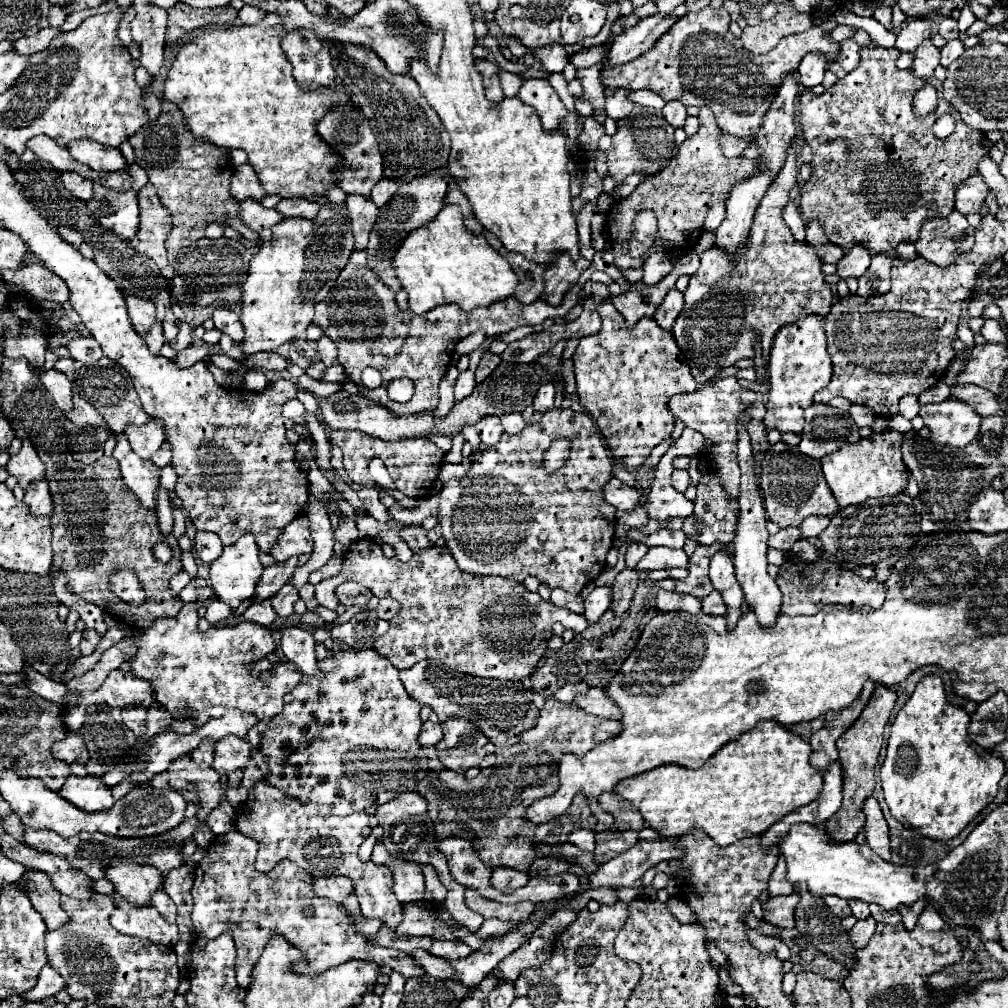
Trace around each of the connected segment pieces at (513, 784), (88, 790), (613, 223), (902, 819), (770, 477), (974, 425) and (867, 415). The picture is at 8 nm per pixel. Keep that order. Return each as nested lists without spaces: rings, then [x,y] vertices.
[[[548,698],[546,706],[540,710],[540,718],[538,718],[536,726],[526,730],[516,746],[512,744],[512,746],[506,746],[506,748],[496,748],[498,762],[494,766],[482,768],[476,778],[466,780],[462,774],[452,772],[452,770],[442,770],[442,772],[434,772],[432,770],[432,772],[428,772],[428,776],[424,780],[420,780],[416,784],[416,790],[428,800],[428,814],[430,814],[432,822],[434,824],[456,824],[456,826],[436,826],[436,838],[440,840],[440,838],[446,838],[446,836],[454,834],[454,836],[472,840],[472,836],[478,836],[480,842],[474,848],[478,848],[478,854],[480,854],[480,858],[482,858],[482,862],[486,866],[492,866],[492,868],[510,866],[510,868],[526,872],[530,862],[536,856],[536,854],[530,854],[532,844],[536,844],[536,842],[544,842],[544,844],[566,842],[574,828],[594,830],[594,826],[596,826],[596,818],[590,812],[590,806],[588,806],[588,800],[586,800],[584,794],[578,794],[574,798],[570,810],[556,822],[532,824],[532,822],[524,820],[524,810],[528,808],[530,802],[542,798],[546,794],[552,794],[556,790],[556,786],[558,786],[556,768],[558,768],[560,754],[572,752],[576,756],[584,756],[598,742],[604,742],[604,740],[608,740],[610,736],[616,736],[616,734],[620,734],[620,724],[616,720],[604,720],[604,718],[598,718],[598,716],[590,716],[584,710],[578,710],[572,704],[564,704],[564,702],[556,700],[556,698]]]
[[[70,774],[68,780],[64,782],[64,788],[60,788],[58,794],[86,812],[108,810],[114,804],[110,790],[102,782],[102,778],[96,778],[96,776],[80,778],[76,774]]]
[[[700,108],[698,114],[700,130],[692,138],[686,138],[678,150],[678,156],[670,162],[668,168],[664,168],[658,174],[646,176],[634,192],[616,202],[612,210],[606,216],[608,234],[614,248],[614,262],[620,270],[640,268],[642,258],[632,258],[628,254],[628,236],[632,228],[632,220],[636,218],[636,212],[640,210],[652,210],[658,218],[658,234],[654,240],[652,250],[654,252],[666,252],[666,254],[680,254],[694,248],[698,236],[704,232],[702,222],[712,204],[724,204],[728,200],[728,192],[732,186],[736,186],[740,180],[748,180],[748,176],[756,176],[760,172],[760,162],[750,160],[744,156],[738,158],[726,158],[720,148],[720,136],[722,130],[718,128],[714,114],[710,108]]]
[[[928,674],[920,680],[920,684],[916,684],[914,694],[902,706],[900,714],[892,724],[886,758],[880,768],[886,804],[900,824],[920,828],[924,836],[930,836],[934,840],[950,840],[966,824],[970,824],[984,806],[994,800],[998,792],[998,782],[1004,776],[1006,766],[1004,760],[996,758],[990,751],[987,752],[988,750],[972,742],[968,734],[969,725],[970,714],[964,708],[948,702],[944,692],[944,680],[940,674]]]
[[[782,440],[770,446],[764,454],[760,490],[764,496],[764,508],[768,518],[780,528],[800,526],[802,520],[808,516],[832,516],[838,510],[838,504],[824,480],[820,462],[804,456],[796,446],[788,446]]]
[[[952,398],[940,404],[926,404],[920,410],[920,416],[930,428],[930,438],[944,446],[966,446],[976,438],[982,420],[972,404]]]
[[[856,404],[851,406],[848,413],[859,428],[870,426],[876,418],[876,415],[871,409]]]

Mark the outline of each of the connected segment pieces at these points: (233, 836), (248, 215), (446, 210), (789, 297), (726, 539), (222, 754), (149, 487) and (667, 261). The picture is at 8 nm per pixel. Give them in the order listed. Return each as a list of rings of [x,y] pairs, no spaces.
[[[236,828],[228,832],[228,838],[226,834],[216,836],[194,870],[192,886],[194,932],[204,938],[216,938],[224,932],[232,932],[238,952],[236,978],[242,988],[250,986],[252,968],[272,932],[286,936],[290,944],[304,950],[306,958],[294,964],[298,974],[314,976],[332,966],[344,964],[346,960],[360,958],[372,960],[380,966],[390,966],[404,978],[424,976],[424,968],[420,968],[412,956],[374,946],[362,934],[356,934],[338,902],[320,898],[312,892],[312,876],[304,872],[304,868],[292,864],[290,860],[282,860],[270,872],[258,872],[254,866],[257,852],[258,843],[240,834]]]
[[[244,200],[244,202],[240,202],[240,218],[262,240],[270,240],[272,226],[278,224],[284,216],[280,216],[280,212],[276,212],[276,208],[264,208],[256,200]]]
[[[444,206],[432,222],[408,234],[394,256],[394,268],[402,288],[408,292],[410,310],[416,314],[444,304],[456,304],[464,308],[464,312],[470,312],[472,308],[512,296],[520,282],[508,260],[504,260],[484,236],[470,234],[464,228],[460,208],[456,206]]]
[[[798,136],[790,140],[786,162],[760,200],[744,256],[732,264],[732,258],[718,248],[700,254],[700,268],[684,290],[686,304],[676,318],[672,334],[698,384],[708,382],[722,368],[734,366],[742,358],[754,358],[758,336],[762,336],[764,364],[768,366],[772,338],[780,326],[792,324],[808,314],[826,316],[830,312],[832,288],[824,280],[822,262],[816,250],[812,244],[798,242],[782,220],[788,192],[798,180],[798,142]]]
[[[708,470],[698,486],[692,516],[684,518],[684,534],[702,546],[712,542],[730,544],[738,512],[730,506],[730,496],[719,482],[714,470]]]
[[[228,736],[216,742],[216,758],[212,768],[220,774],[232,774],[236,770],[244,770],[246,764],[252,760],[252,746],[248,740]]]
[[[116,434],[116,448],[114,448],[114,458],[120,464],[122,470],[122,480],[124,484],[136,494],[138,502],[148,508],[148,510],[156,510],[158,506],[158,486],[160,486],[160,472],[162,468],[148,462],[148,460],[140,460],[140,456],[136,456],[132,452],[132,446],[128,444],[128,438],[124,434]]]
[[[650,254],[646,258],[646,266],[642,266],[644,276],[642,276],[642,284],[656,284],[656,280],[662,280],[670,270],[674,268],[674,262],[670,256],[666,254]]]

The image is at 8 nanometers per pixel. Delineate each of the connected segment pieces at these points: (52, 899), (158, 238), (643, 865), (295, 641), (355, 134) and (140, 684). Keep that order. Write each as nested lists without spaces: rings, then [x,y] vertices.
[[[30,868],[26,870],[26,876],[28,876],[30,902],[40,912],[48,930],[56,930],[68,924],[68,914],[60,908],[60,892],[52,888],[48,876],[44,876],[44,872],[36,872],[36,870],[32,872]]]
[[[148,182],[144,188],[138,190],[138,202],[140,202],[140,230],[132,238],[132,246],[138,252],[148,254],[158,268],[168,266],[166,258],[166,238],[172,230],[172,218],[166,206],[162,206],[156,188]]]
[[[638,840],[630,850],[622,852],[620,856],[608,860],[606,864],[602,864],[592,876],[588,876],[588,884],[590,888],[600,888],[600,886],[606,886],[606,888],[614,888],[614,886],[632,886],[634,880],[638,880],[648,868],[664,862],[664,860],[674,860],[674,858],[680,858],[682,852],[678,846],[674,846],[670,840],[664,840],[664,842],[646,842],[646,840]]]
[[[292,626],[292,628],[284,628],[282,632],[282,642],[280,642],[280,650],[284,652],[284,656],[298,664],[300,672],[308,678],[324,678],[324,672],[320,672],[320,668],[316,668],[318,658],[314,652],[314,638],[310,632]]]
[[[350,106],[336,108],[324,120],[318,122],[318,134],[332,144],[332,148],[350,164],[342,174],[340,174],[340,188],[346,194],[360,194],[364,198],[370,198],[372,188],[382,180],[382,154],[378,150],[378,140],[370,128],[368,118],[362,114],[362,110],[352,112]]]
[[[114,670],[108,674],[104,684],[98,688],[100,702],[106,702],[112,708],[128,708],[128,706],[152,706],[156,696],[152,692],[152,684],[148,680],[138,680],[132,674],[124,674]]]

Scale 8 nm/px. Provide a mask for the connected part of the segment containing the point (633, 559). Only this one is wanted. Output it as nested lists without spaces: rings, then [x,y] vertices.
[[[632,542],[632,544],[628,546],[628,552],[626,552],[626,566],[634,570],[636,564],[646,556],[646,552],[648,552],[648,546],[646,546],[646,544]]]

